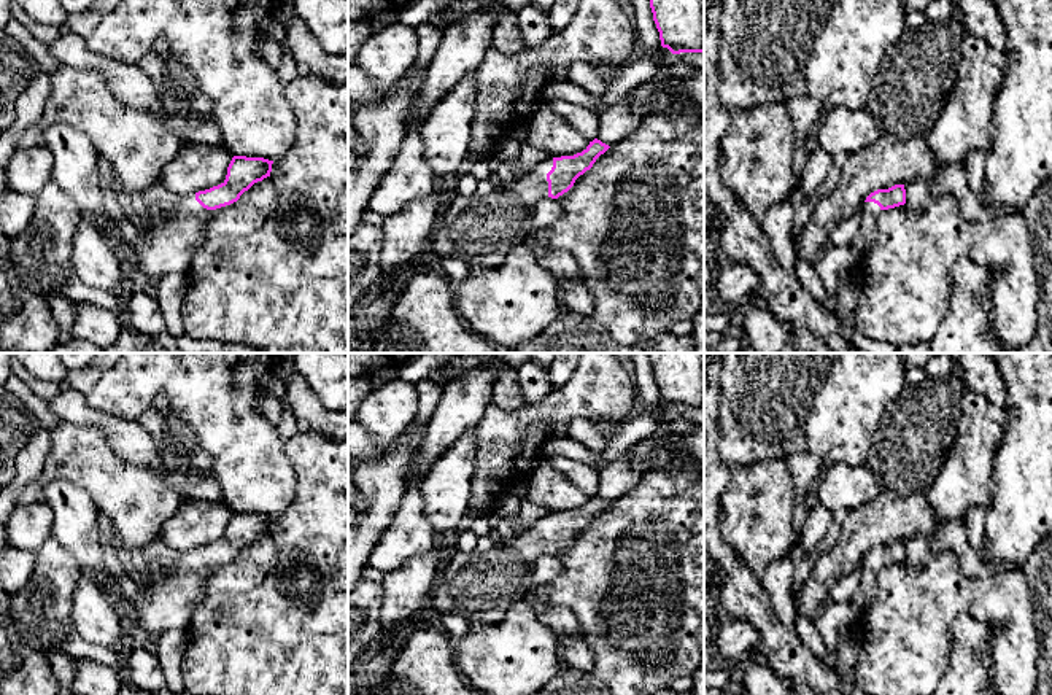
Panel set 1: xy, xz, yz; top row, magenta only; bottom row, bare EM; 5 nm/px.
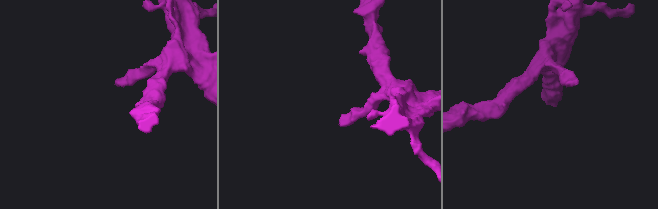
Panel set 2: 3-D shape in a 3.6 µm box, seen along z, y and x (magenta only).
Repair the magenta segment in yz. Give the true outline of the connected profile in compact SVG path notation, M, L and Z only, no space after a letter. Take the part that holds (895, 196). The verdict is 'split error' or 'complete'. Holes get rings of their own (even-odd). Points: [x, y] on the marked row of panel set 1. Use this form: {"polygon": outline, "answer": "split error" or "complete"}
{"polygon": "M895 184L888 189L871 192L861 207L861 226L853 237L850 248L857 254L855 270L863 267L863 262L876 239L876 219L882 210L895 208L906 204L904 184Z", "answer": "split error"}

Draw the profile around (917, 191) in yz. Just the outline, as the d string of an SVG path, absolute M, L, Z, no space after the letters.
M911 180L904 184L904 189L907 208L914 210L915 213L923 212L931 199L928 180Z

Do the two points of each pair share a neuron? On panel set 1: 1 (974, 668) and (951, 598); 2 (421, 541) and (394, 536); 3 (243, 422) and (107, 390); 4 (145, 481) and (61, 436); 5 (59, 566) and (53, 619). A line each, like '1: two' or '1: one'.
1: two
2: one
3: one
4: one
5: one

